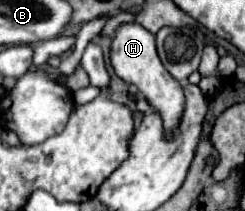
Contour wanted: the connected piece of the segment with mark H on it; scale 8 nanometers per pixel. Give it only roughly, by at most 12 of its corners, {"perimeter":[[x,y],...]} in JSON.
{"perimeter":[[137,22],[115,30],[109,54],[161,112],[171,132],[183,114],[181,84],[163,66],[155,36]]}

